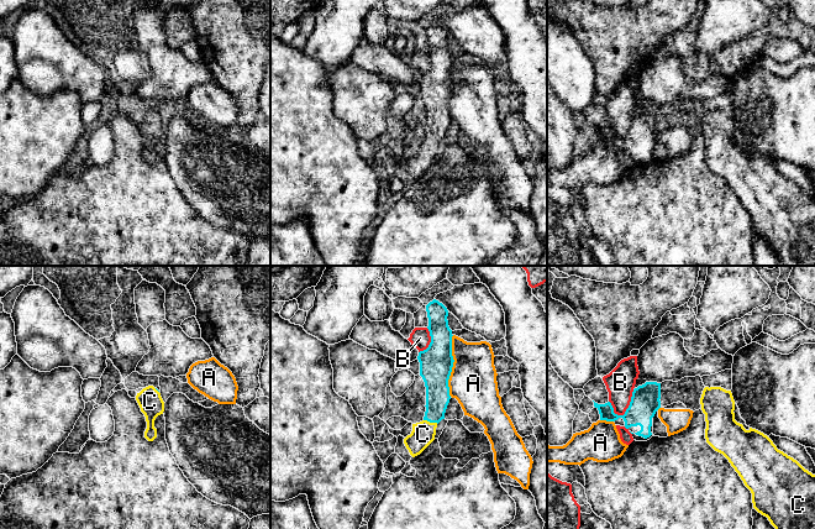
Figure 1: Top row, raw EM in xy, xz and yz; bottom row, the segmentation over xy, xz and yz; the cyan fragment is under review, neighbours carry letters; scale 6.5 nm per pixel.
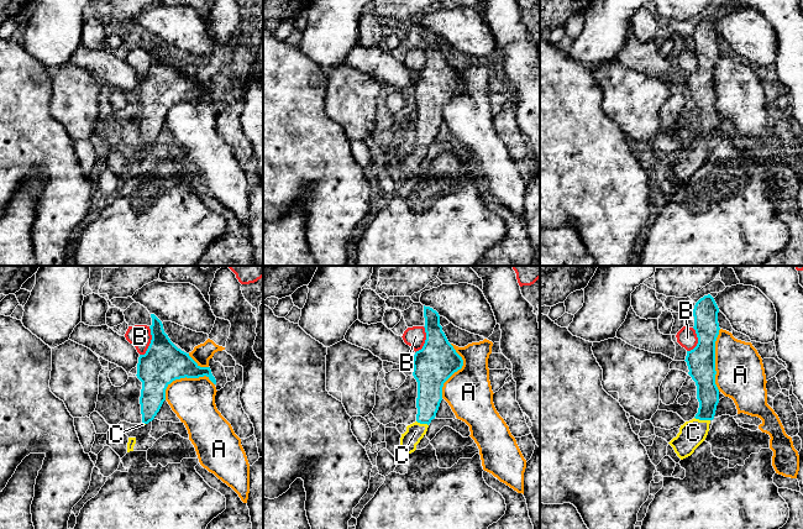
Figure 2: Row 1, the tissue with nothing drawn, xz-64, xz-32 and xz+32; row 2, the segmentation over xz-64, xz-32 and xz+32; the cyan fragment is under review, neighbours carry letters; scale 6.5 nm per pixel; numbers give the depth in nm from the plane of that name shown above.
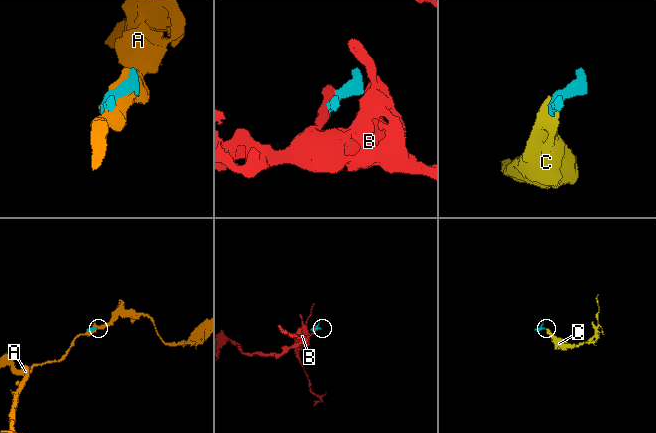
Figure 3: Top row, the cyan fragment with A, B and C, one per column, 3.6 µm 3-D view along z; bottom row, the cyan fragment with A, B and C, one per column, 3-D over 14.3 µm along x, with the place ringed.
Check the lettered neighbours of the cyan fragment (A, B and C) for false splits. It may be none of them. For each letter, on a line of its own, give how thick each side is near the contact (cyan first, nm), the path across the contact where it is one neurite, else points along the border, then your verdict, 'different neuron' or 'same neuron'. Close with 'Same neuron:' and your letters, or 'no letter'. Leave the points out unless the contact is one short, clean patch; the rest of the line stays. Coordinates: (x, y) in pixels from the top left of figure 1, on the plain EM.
A: calibres 220 and 300 nm; different neuron
B: calibres 190 and 190 nm; different neuron
C: calibres 160 and 150 nm; way xz (437, 115), (436, 131), (431, 145), (422, 157); same neuron
Same neuron: C

